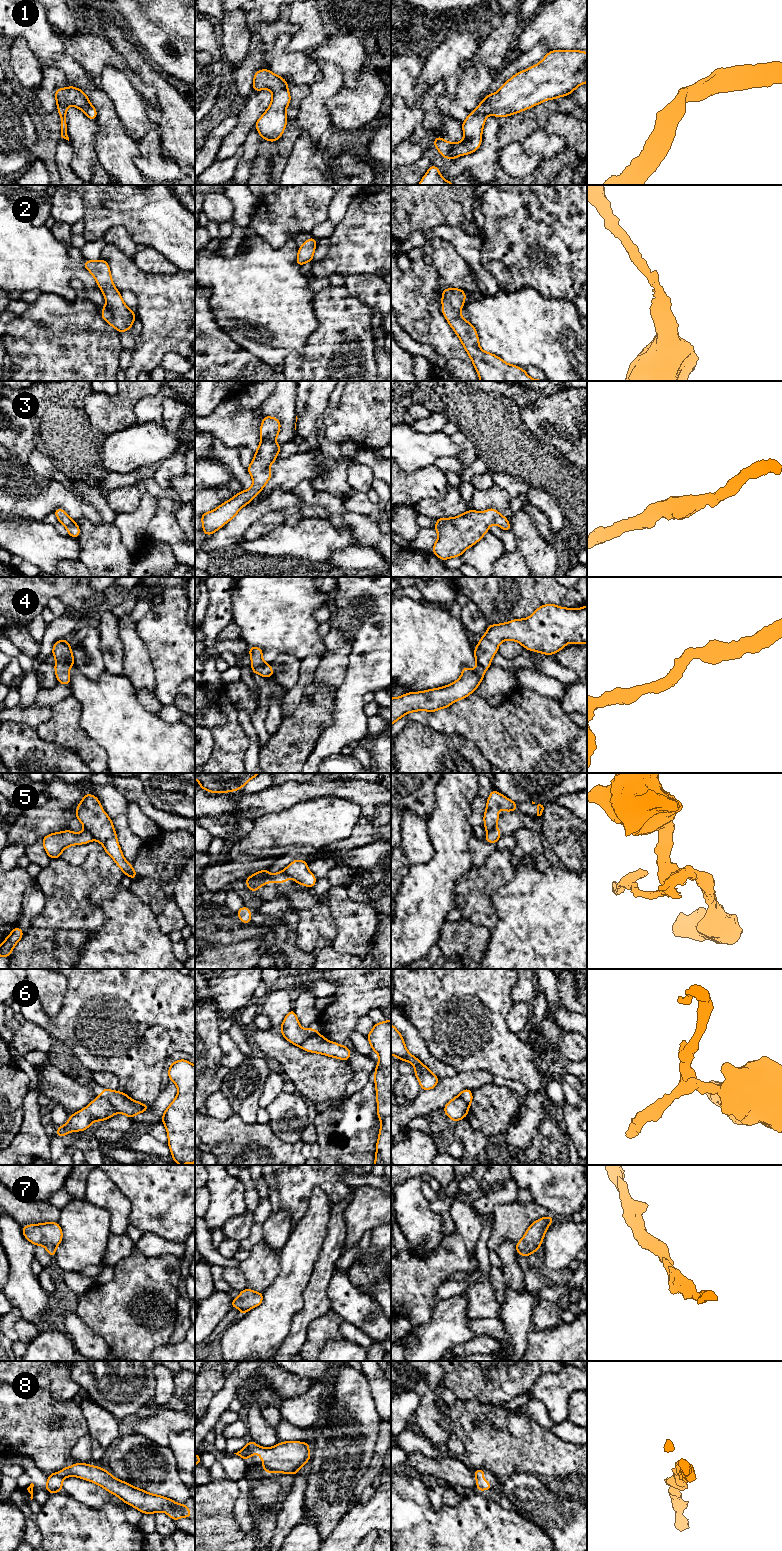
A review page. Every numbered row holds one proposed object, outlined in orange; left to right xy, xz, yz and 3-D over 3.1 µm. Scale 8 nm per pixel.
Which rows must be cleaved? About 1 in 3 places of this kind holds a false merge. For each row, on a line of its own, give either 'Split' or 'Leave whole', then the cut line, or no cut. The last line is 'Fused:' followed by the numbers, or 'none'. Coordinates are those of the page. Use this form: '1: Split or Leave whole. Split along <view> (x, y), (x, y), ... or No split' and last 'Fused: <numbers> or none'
1: Leave whole. No split
2: Leave whole. No split
3: Leave whole. No split
4: Leave whole. No split
5: Split. Split along xy (85, 828), (94, 838)
6: Split. Split along xy (100, 1096), (104, 1097), (117, 1112)
7: Leave whole. No split
8: Leave whole. No split
Fused: 5, 6

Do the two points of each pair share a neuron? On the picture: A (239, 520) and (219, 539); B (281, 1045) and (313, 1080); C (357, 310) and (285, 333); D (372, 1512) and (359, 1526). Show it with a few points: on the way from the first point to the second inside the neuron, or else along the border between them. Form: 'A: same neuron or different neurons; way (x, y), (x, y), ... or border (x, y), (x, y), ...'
A: same neuron; way (234, 525), (224, 535)
B: same neuron; way (287, 1054), (304, 1071)
C: different neurons; border (312, 300), (317, 327), (308, 336), (306, 344)
D: same neuron; way (369, 1515), (361, 1523)

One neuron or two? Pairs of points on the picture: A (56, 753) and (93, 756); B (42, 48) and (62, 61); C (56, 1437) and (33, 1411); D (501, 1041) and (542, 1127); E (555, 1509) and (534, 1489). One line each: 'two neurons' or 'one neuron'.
A: two neurons
B: one neuron
C: one neuron
D: two neurons
E: one neuron

